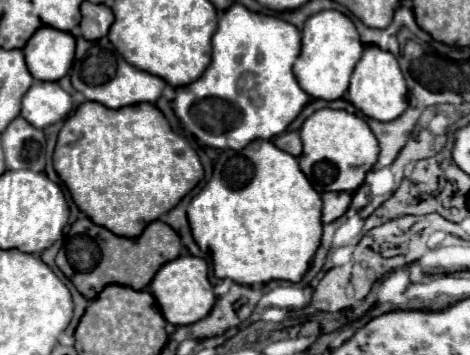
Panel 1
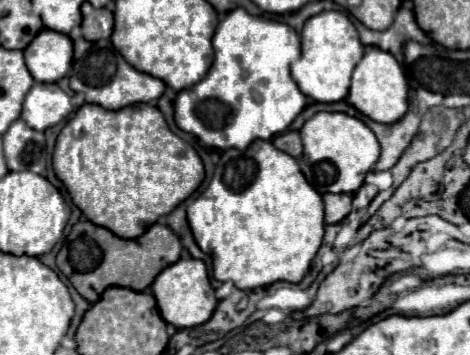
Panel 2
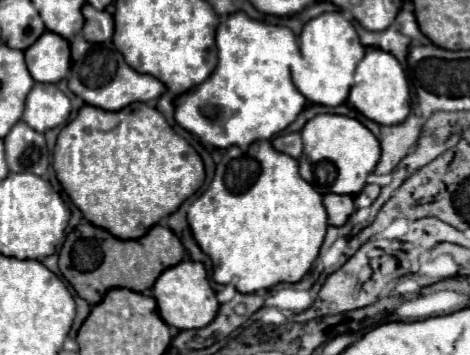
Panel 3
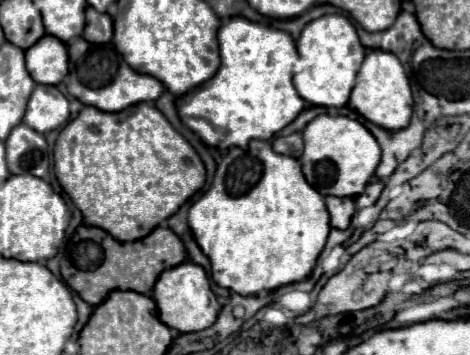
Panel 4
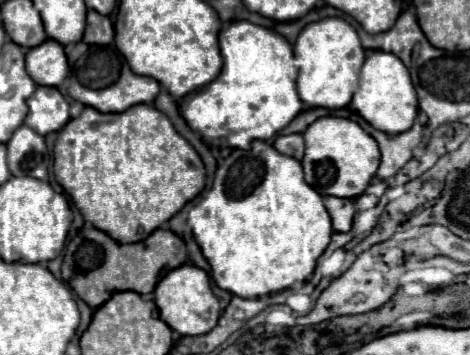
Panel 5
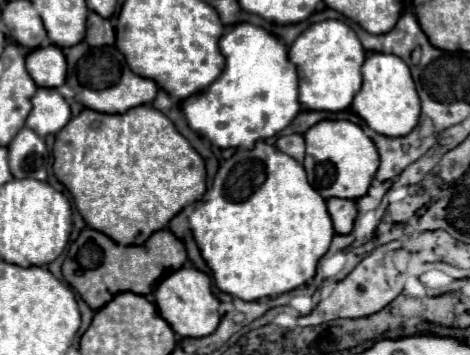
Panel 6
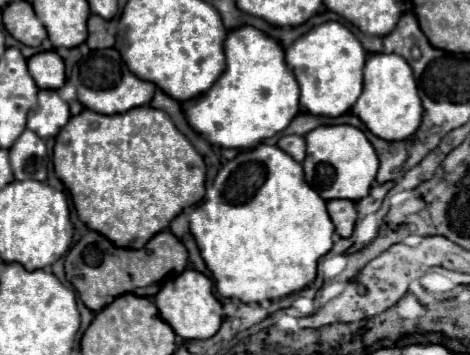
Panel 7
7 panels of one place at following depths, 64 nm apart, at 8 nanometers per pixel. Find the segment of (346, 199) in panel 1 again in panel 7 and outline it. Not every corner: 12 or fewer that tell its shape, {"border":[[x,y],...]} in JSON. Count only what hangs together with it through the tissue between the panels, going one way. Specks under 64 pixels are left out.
{"border":[[328,200],[338,236],[348,238],[356,224],[352,200]]}

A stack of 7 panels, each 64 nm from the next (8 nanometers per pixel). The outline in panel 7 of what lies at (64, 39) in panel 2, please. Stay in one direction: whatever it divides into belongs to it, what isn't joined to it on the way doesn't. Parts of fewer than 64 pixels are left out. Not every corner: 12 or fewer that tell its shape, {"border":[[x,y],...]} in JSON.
{"border":[[56,50],[28,58],[38,88],[58,90],[66,82],[64,60]]}

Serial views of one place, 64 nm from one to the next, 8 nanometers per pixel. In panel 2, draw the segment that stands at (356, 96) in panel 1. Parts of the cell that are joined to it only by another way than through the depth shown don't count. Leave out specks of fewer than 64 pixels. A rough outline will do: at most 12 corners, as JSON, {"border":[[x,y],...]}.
{"border":[[366,46],[348,102],[392,124],[408,110],[408,84],[390,52]]}

